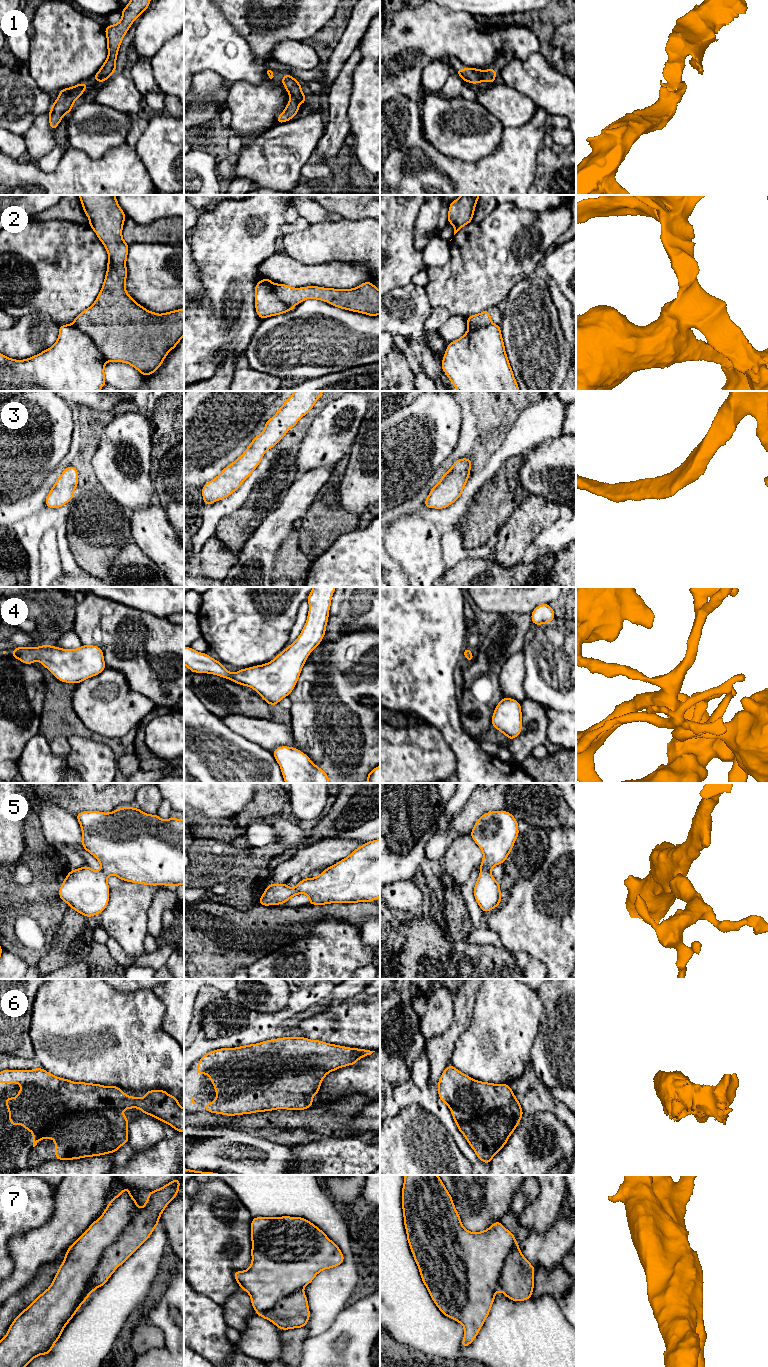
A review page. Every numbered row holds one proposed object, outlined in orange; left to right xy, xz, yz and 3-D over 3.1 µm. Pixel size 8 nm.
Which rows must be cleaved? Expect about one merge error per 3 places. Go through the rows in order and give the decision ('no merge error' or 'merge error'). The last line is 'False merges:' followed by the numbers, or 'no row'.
1: no merge error
2: merge error
3: no merge error
4: no merge error
5: no merge error
6: no merge error
7: merge error
False merges: 2, 7

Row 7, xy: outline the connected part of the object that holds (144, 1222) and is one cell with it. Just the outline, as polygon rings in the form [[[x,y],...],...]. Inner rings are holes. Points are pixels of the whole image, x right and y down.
[[[180,1178],[148,1192],[144,1206],[135,1214],[122,1235],[103,1253],[90,1283],[88,1296],[105,1285],[115,1270],[122,1265],[153,1233],[166,1206],[178,1195]],[[83,1299],[81,1305],[87,1300]]]

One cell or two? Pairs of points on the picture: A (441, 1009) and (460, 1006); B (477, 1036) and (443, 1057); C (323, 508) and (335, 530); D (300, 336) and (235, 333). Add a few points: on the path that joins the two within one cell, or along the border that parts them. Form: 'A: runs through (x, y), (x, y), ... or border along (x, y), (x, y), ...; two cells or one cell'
A: border along (454, 993), (453, 1019), (447, 1029); two cells
B: border along (464, 1030), (455, 1043), (449, 1062); two cells
C: runs through (326, 513), (326, 521), (330, 525); one cell
D: border along (261, 319), (244, 353); two cells

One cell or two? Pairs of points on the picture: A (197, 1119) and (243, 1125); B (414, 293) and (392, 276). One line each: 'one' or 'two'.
A: one
B: two

